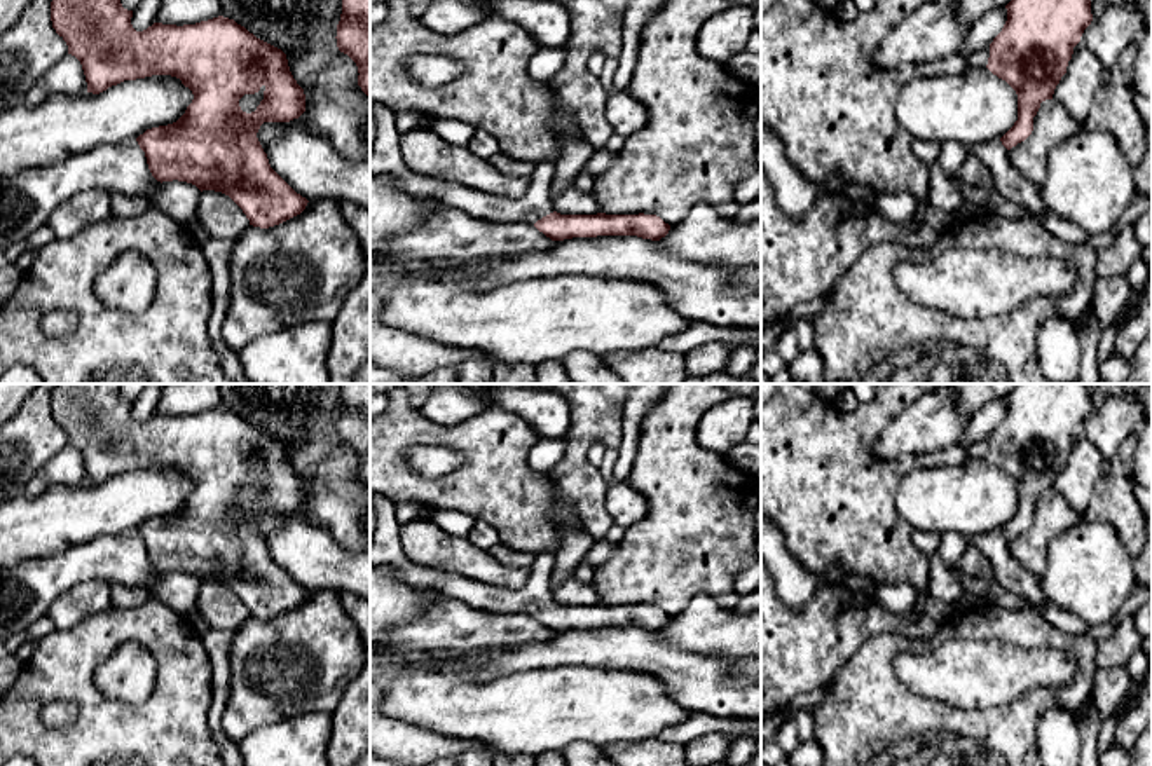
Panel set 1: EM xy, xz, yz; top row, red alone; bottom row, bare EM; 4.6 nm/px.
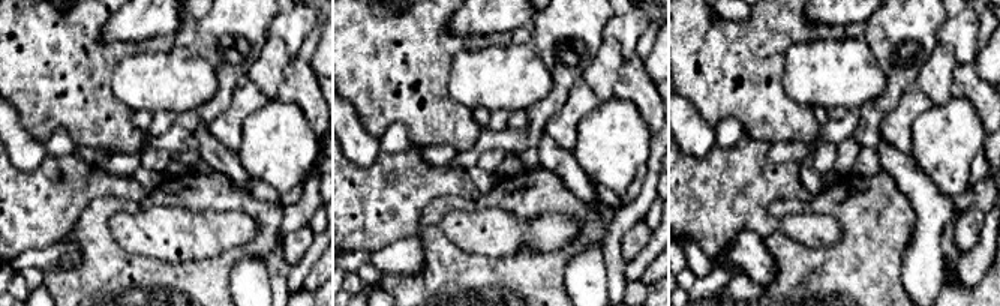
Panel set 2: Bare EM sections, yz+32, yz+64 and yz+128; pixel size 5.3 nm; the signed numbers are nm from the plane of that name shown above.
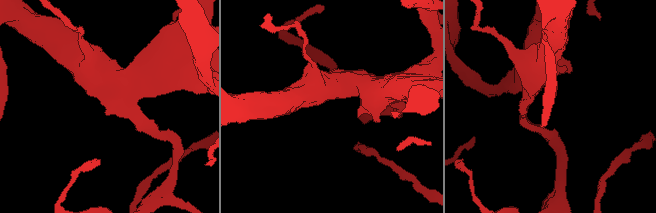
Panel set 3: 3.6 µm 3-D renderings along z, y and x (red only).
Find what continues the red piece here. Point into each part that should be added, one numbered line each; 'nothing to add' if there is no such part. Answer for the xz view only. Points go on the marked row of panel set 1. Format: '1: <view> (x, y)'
1: xz (386, 159)

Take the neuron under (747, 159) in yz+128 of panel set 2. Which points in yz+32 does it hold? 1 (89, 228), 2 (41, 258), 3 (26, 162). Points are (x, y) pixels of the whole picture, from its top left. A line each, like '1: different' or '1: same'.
1: different
2: different
3: different

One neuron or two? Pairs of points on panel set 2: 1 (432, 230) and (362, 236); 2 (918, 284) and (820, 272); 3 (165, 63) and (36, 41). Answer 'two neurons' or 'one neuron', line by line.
1: two neurons
2: two neurons
3: two neurons

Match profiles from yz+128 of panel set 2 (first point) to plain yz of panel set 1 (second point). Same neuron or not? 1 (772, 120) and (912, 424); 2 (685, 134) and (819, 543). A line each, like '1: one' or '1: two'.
1: two
2: two

